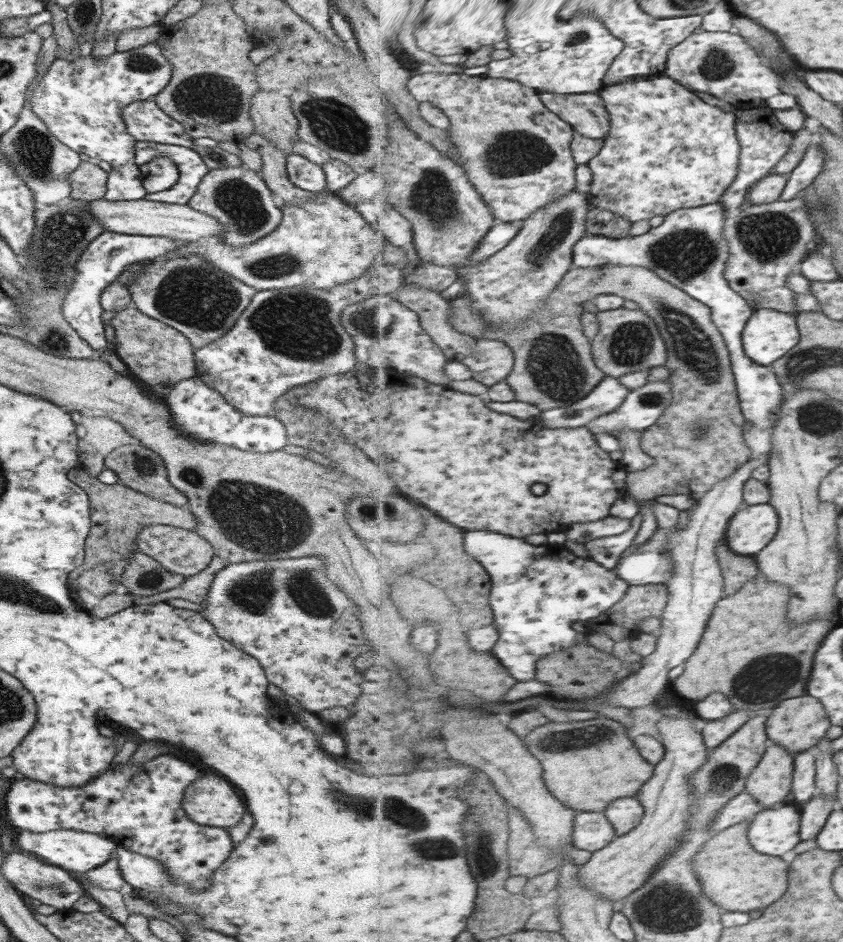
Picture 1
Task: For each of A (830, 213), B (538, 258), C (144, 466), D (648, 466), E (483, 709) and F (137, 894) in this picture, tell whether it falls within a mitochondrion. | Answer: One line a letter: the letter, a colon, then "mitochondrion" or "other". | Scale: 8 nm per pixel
A: mitochondrion
B: mitochondrion
C: mitochondrion
D: other
E: other
F: other

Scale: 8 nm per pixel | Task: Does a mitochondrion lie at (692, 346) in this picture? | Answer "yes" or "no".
yes

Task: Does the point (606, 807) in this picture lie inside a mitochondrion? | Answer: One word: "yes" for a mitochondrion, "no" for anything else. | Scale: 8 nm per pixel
no

